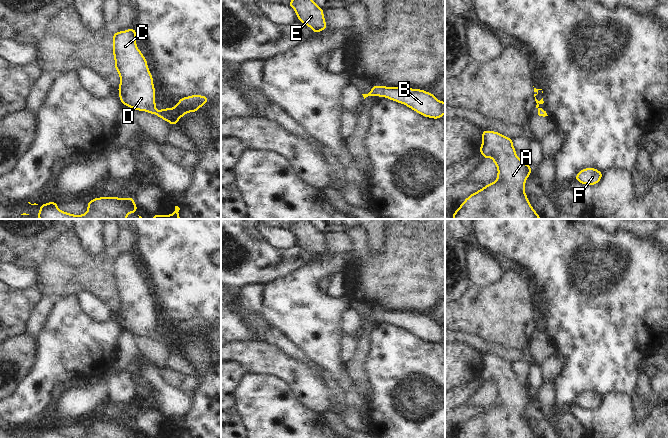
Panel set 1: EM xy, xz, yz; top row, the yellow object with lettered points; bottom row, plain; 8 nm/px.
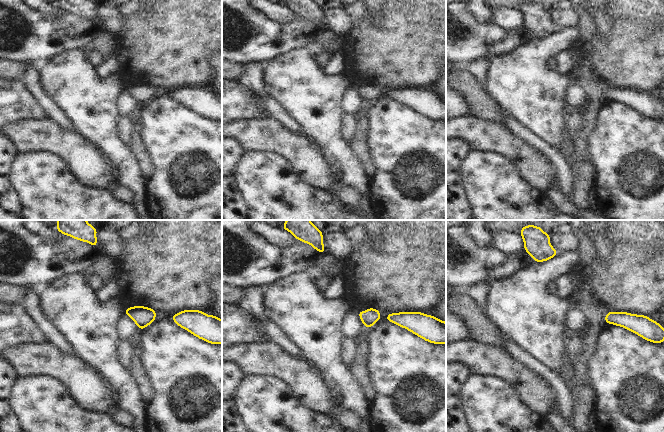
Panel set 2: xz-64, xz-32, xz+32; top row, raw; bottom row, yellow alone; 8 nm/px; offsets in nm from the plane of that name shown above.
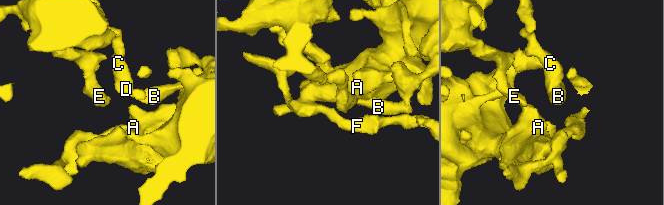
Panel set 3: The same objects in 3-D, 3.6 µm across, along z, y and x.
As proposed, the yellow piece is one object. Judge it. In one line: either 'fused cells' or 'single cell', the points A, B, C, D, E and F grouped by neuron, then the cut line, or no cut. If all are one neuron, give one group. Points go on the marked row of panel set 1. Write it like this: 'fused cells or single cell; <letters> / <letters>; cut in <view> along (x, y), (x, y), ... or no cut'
single cell; A B C D E F; no cut

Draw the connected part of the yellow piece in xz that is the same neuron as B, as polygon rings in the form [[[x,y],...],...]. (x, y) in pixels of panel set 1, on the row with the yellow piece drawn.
[[[375,84],[368,94],[362,95],[364,99],[368,96],[388,98],[406,105],[424,117],[430,117],[432,119],[440,119],[445,114],[445,102],[439,101],[432,93],[422,89],[379,87]]]

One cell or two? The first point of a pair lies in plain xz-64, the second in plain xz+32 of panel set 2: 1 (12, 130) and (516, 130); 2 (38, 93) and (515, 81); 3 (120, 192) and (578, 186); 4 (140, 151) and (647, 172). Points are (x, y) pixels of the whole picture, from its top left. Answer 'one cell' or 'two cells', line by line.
1: two cells
2: two cells
3: one cell
4: two cells

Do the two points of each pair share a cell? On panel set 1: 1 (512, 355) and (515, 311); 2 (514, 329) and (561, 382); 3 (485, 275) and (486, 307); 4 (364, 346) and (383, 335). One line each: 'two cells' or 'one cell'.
1: two cells
2: two cells
3: two cells
4: two cells

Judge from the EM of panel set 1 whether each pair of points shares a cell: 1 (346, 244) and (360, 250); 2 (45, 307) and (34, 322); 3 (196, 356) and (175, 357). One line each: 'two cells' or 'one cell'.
1: two cells
2: one cell
3: two cells

